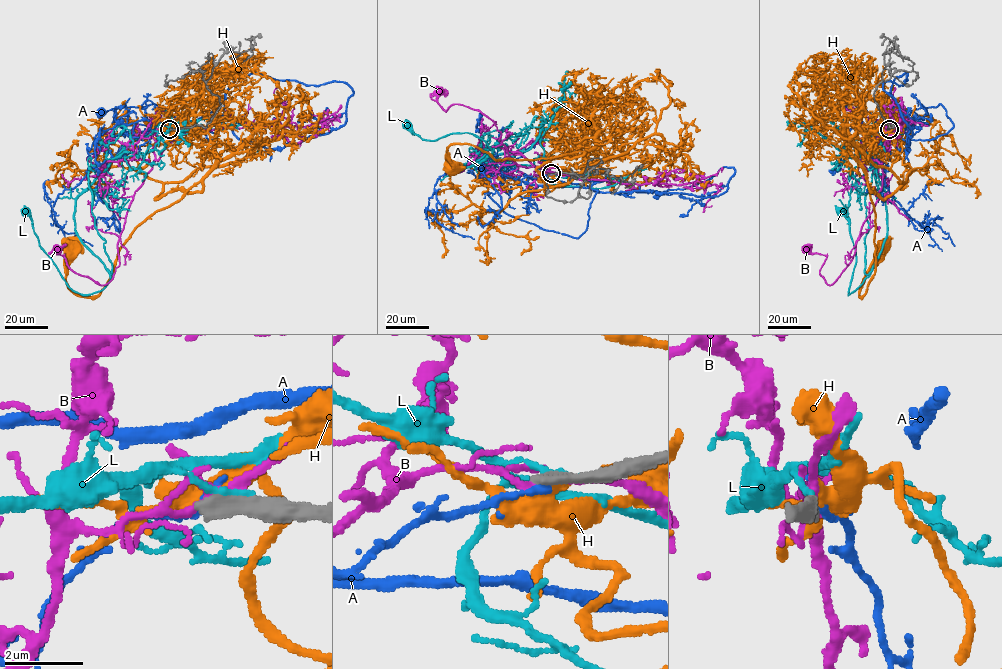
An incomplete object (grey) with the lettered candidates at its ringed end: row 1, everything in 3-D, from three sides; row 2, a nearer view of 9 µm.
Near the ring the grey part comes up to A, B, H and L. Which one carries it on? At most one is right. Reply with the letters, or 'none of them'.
none of them

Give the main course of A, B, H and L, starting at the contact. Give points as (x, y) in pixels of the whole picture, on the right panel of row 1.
A: (889, 129), (894, 138), (903, 131), (911, 140), (928, 140), (953, 126), (939, 104), (894, 111)
B: (889, 128), (882, 188), (851, 261), (828, 285), (819, 273), (826, 256), (806, 248)
H: (889, 128), (902, 141), (890, 170), (903, 182), (882, 199), (868, 181), (876, 260), (859, 296), (884, 247)
L: (889, 128), (881, 132), (874, 172), (885, 199), (885, 241), (870, 274), (848, 294), (856, 252), (840, 211)

